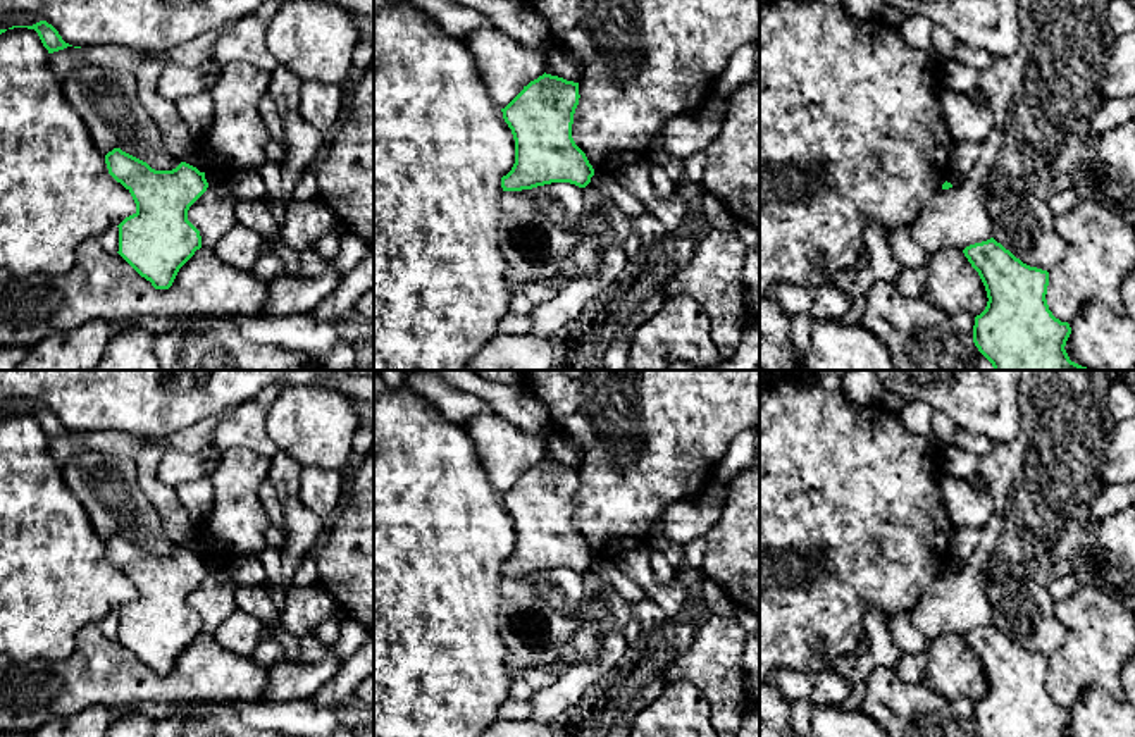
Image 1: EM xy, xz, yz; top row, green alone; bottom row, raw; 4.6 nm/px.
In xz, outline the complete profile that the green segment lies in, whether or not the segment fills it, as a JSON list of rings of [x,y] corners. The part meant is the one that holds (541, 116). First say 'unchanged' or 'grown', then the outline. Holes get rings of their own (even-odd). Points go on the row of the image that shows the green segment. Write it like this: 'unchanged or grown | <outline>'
unchanged | [[[544,72],[501,108],[515,139],[515,164],[501,177],[503,191],[591,183],[594,169],[572,138],[579,98],[579,83]]]

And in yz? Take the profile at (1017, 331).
unchanged | [[[994,238],[963,253],[987,291],[973,343],[994,370],[1092,370],[1071,362],[1064,350],[1071,327],[1049,310],[1047,270],[1023,263]]]

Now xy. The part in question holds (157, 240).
unchanged | [[[121,148],[109,152],[105,164],[109,174],[131,193],[136,203],[136,212],[117,226],[117,253],[155,289],[169,289],[179,269],[202,248],[200,231],[188,220],[188,210],[208,188],[205,172],[186,162],[172,170],[155,170]]]

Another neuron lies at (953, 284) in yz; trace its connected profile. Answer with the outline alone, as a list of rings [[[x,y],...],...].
[[[944,248],[928,255],[923,296],[951,317],[959,312],[977,317],[989,301],[978,272],[958,248]]]

